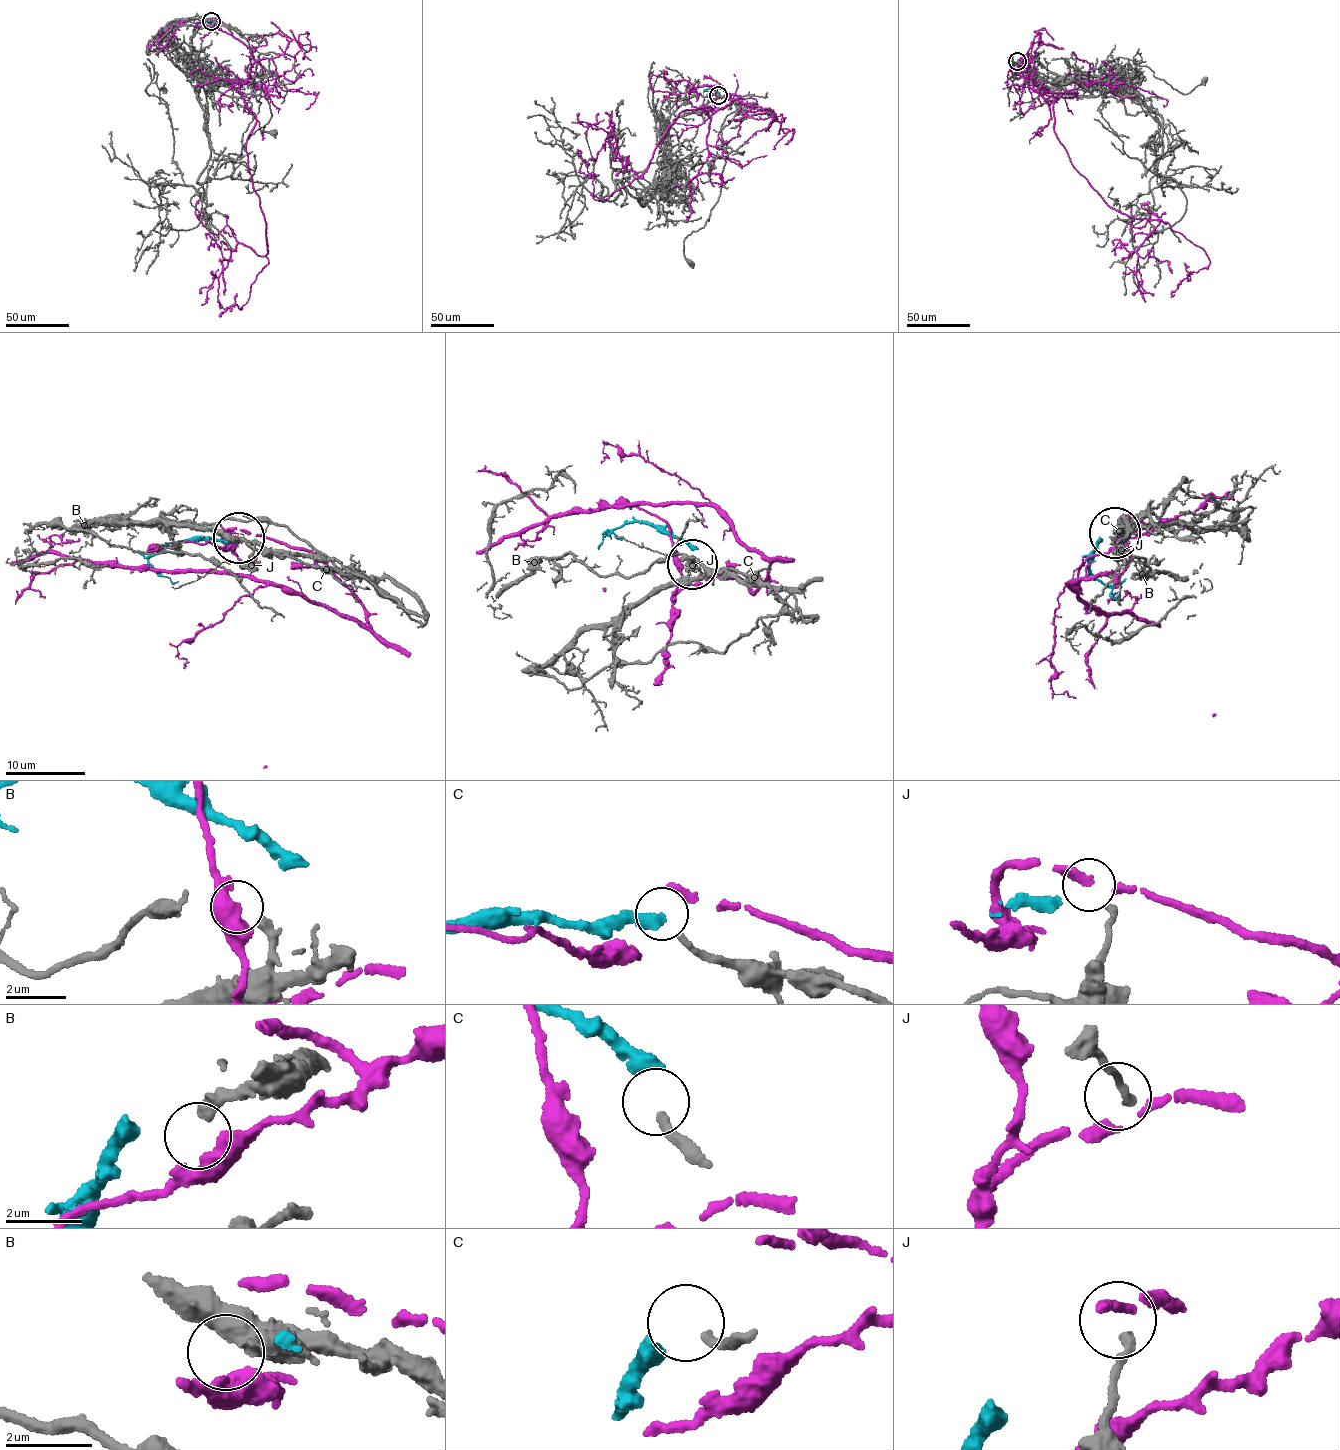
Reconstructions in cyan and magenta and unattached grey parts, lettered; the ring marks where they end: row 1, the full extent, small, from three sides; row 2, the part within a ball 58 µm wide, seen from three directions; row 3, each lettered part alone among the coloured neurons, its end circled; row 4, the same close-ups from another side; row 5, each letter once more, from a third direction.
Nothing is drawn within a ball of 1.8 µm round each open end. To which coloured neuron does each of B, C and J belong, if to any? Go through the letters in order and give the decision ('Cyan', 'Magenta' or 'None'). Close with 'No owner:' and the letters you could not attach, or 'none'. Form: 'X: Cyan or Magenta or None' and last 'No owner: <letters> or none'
B: None
C: None
J: None
No owner: B, C, J

